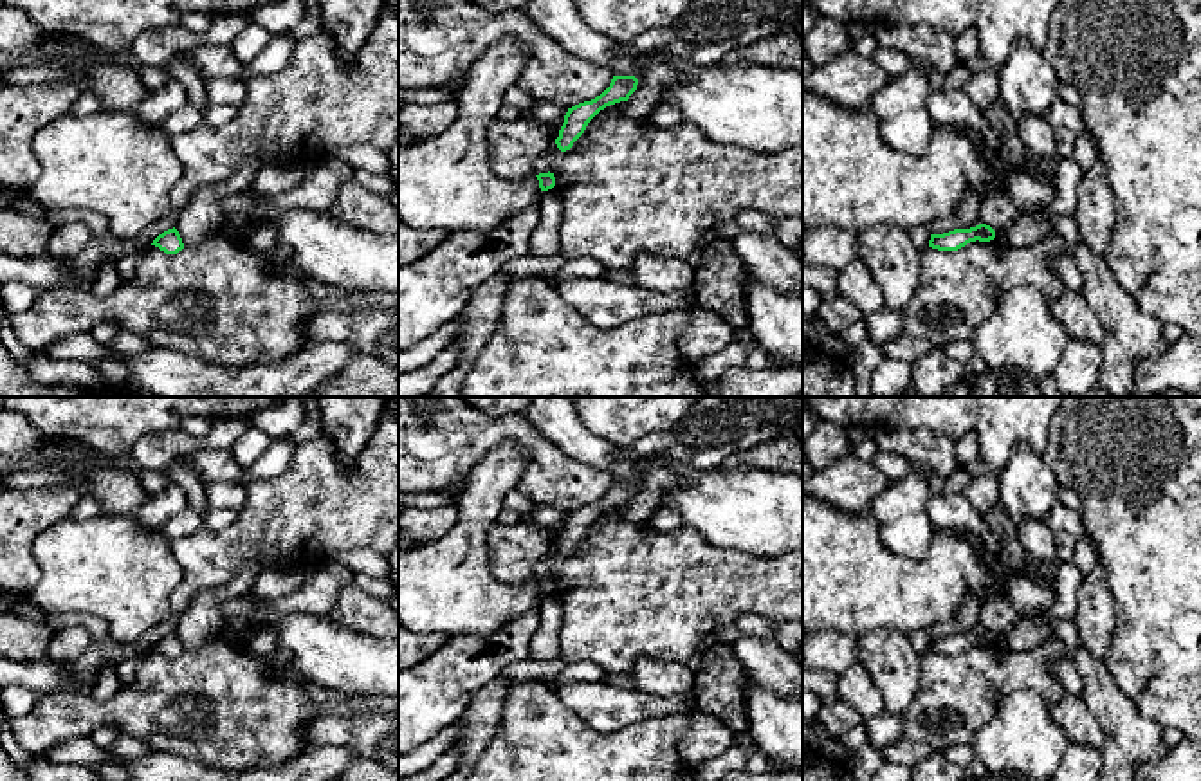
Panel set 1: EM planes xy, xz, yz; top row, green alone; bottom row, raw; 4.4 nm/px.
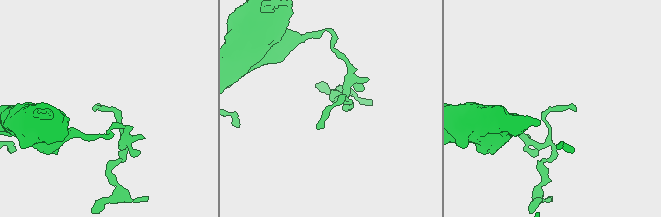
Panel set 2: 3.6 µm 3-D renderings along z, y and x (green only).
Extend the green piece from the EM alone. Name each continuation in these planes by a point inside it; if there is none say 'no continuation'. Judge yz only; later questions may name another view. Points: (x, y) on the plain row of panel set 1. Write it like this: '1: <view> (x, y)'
no continuation

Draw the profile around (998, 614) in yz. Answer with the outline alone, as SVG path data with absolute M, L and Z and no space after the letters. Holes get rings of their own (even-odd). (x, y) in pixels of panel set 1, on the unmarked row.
M1004 597L979 604L979 628L990 629L995 637L1008 633L1019 620L1021 613Z

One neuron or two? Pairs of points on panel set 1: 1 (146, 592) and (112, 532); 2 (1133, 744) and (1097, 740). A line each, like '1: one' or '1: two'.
1: one
2: two

